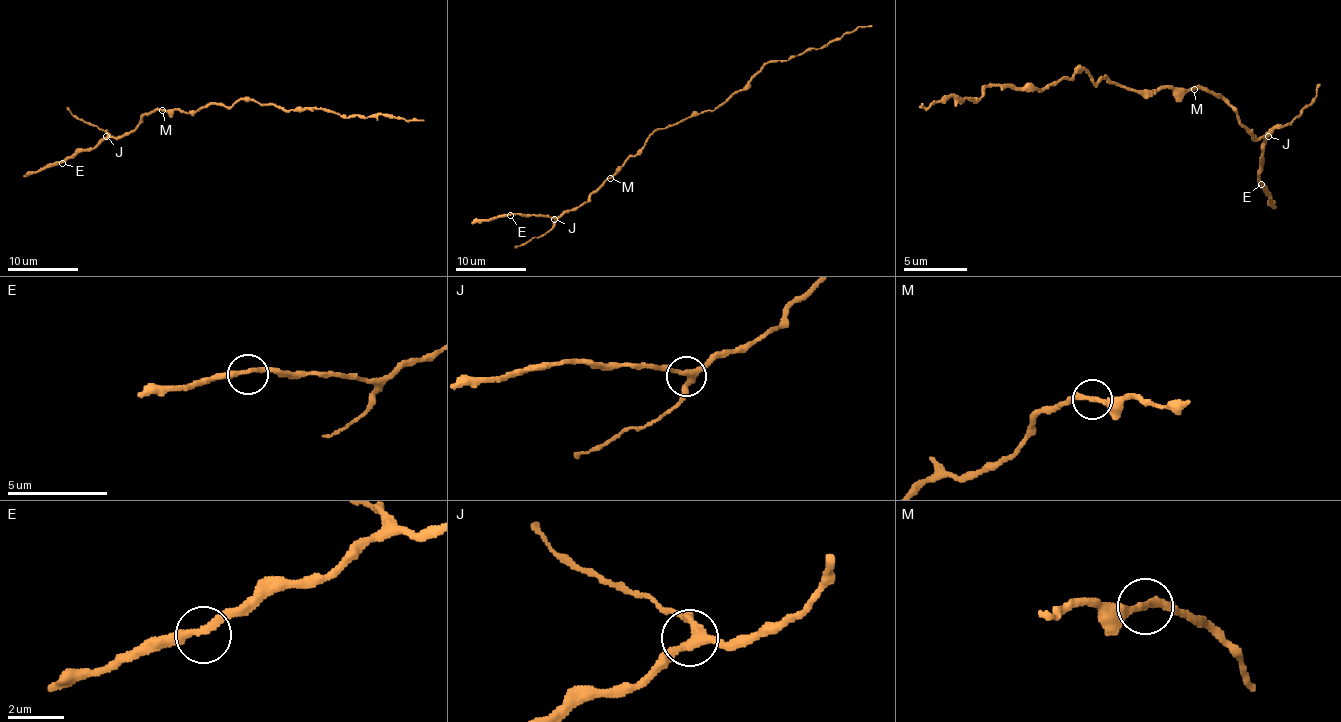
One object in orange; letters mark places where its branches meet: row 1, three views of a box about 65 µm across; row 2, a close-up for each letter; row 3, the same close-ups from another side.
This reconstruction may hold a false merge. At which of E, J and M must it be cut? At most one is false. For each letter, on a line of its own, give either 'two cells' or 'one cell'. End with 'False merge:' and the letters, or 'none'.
E: one cell
J: one cell
M: one cell
False merge: none

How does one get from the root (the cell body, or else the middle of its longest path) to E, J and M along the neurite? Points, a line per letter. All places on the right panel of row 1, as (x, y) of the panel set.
E: (1105, 78), (1150, 94), (1163, 88), (1214, 91), (1258, 139), (1265, 139), (1258, 171), (1261, 184)
J: (1105, 78), (1150, 94), (1163, 88), (1204, 88), (1214, 91), (1258, 139), (1268, 136)
M: (1105, 78), (1150, 94), (1163, 88), (1194, 88)

